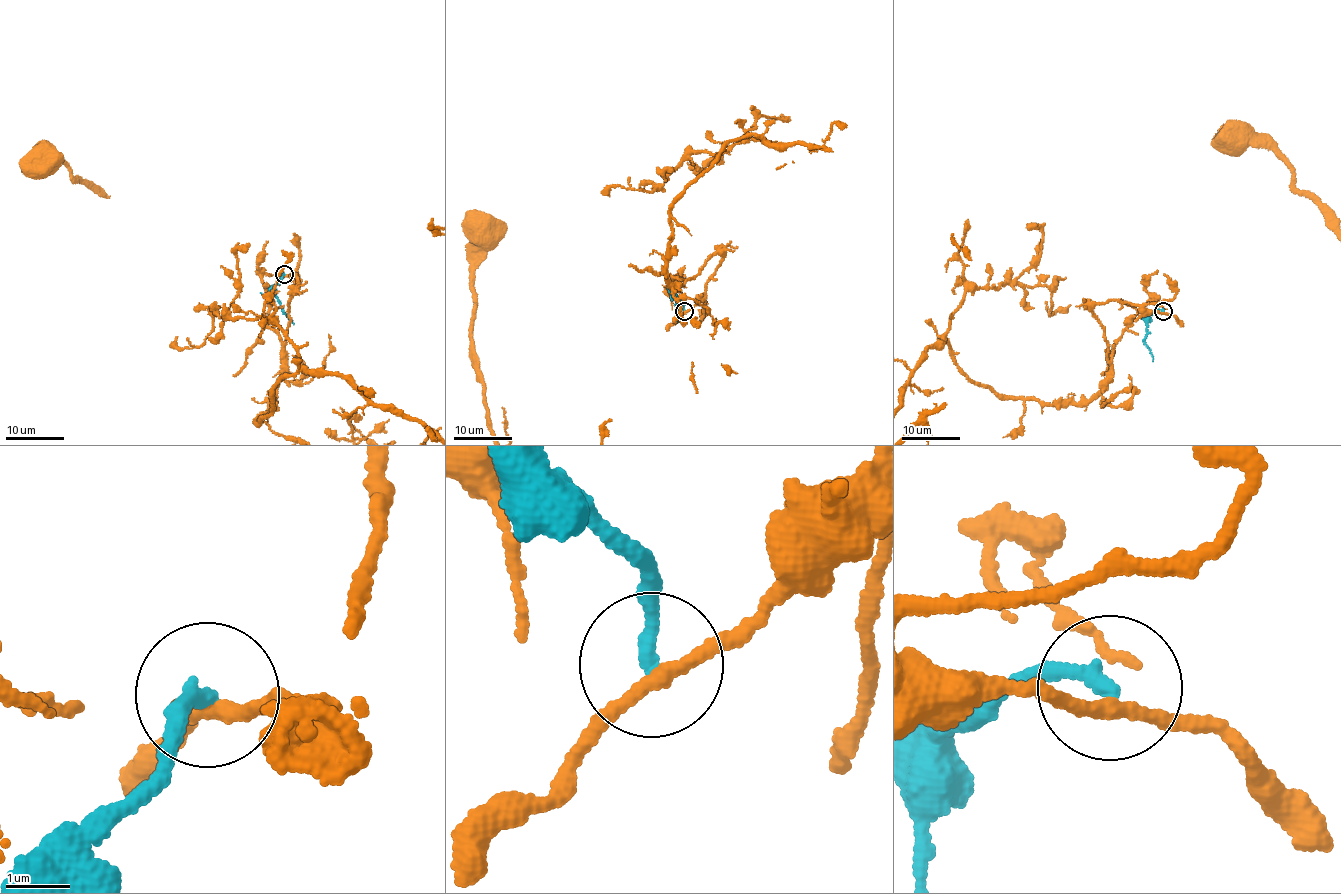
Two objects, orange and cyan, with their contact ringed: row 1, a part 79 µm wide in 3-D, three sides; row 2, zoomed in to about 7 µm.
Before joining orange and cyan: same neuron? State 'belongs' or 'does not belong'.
does not belong

